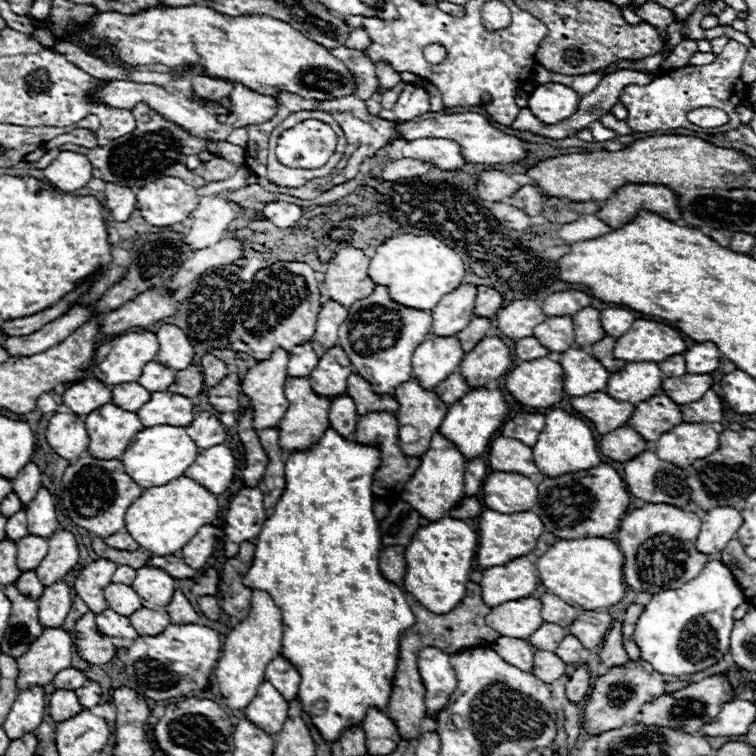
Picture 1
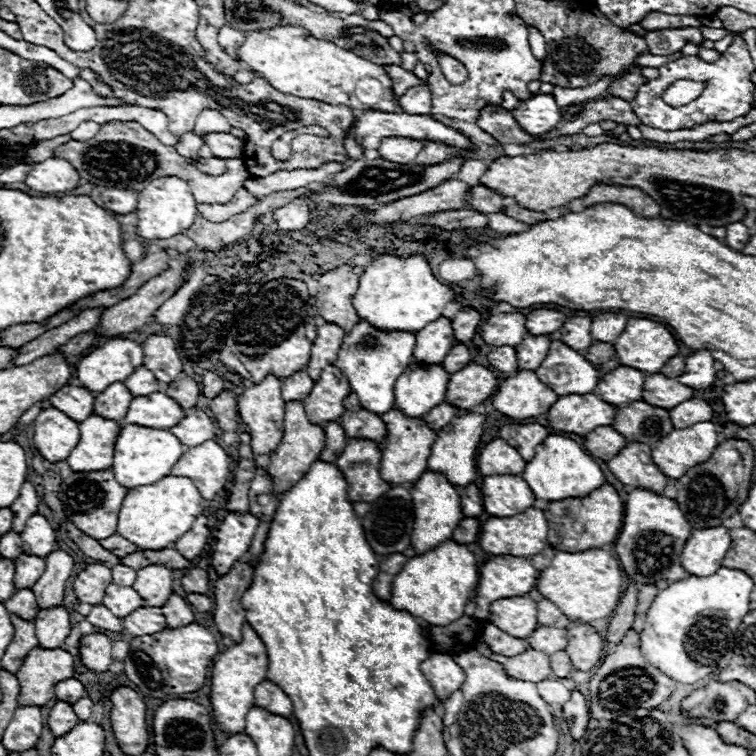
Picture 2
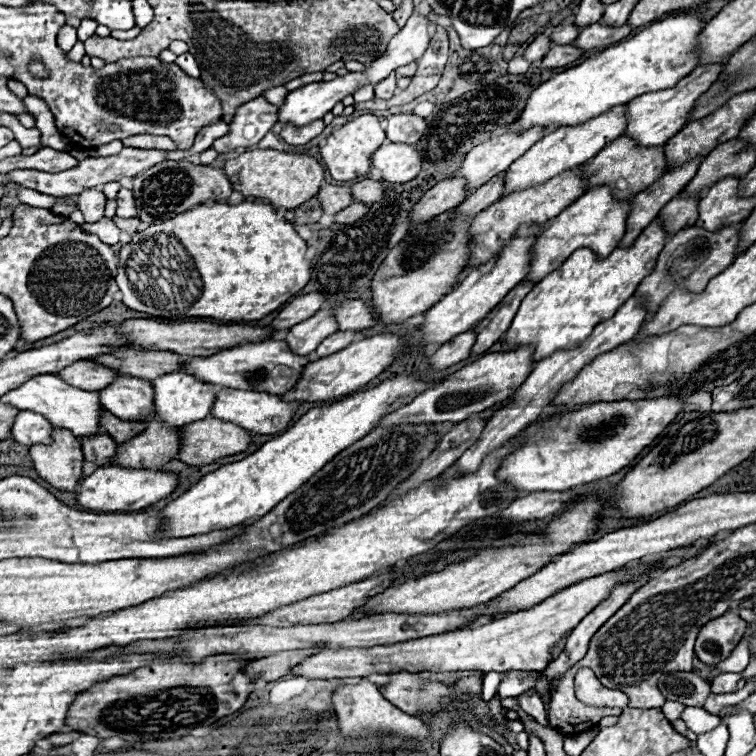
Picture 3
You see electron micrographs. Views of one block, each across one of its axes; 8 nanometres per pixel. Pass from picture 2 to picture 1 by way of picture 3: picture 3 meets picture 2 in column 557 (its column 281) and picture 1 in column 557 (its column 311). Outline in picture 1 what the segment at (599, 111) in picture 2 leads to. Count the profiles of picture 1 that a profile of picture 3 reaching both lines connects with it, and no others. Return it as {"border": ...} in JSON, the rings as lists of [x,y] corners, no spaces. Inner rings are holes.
{"border":[[[618,70],[618,72],[612,72],[612,74],[608,74],[606,78],[602,78],[602,82],[600,82],[592,92],[584,94],[584,96],[580,98],[580,104],[578,104],[576,112],[574,112],[572,116],[568,116],[568,120],[562,120],[560,124],[540,124],[540,122],[524,108],[524,110],[520,110],[520,114],[516,116],[516,120],[510,124],[510,128],[512,128],[512,130],[520,130],[520,132],[532,132],[532,134],[536,134],[536,136],[544,136],[544,138],[552,138],[552,140],[564,140],[564,138],[576,134],[578,130],[584,130],[590,122],[596,122],[596,120],[600,120],[604,114],[608,114],[610,108],[620,100],[620,94],[622,94],[622,90],[624,90],[628,84],[650,84],[650,82],[652,82],[652,78],[646,76],[644,72]]]}

